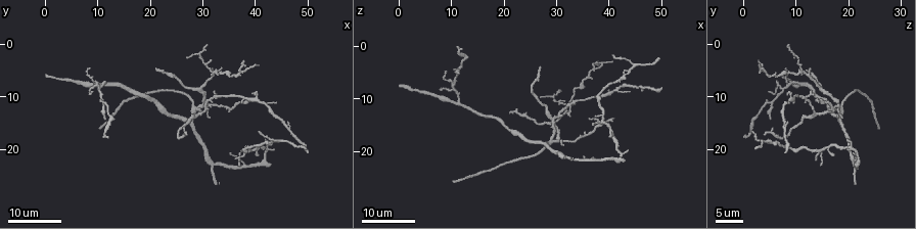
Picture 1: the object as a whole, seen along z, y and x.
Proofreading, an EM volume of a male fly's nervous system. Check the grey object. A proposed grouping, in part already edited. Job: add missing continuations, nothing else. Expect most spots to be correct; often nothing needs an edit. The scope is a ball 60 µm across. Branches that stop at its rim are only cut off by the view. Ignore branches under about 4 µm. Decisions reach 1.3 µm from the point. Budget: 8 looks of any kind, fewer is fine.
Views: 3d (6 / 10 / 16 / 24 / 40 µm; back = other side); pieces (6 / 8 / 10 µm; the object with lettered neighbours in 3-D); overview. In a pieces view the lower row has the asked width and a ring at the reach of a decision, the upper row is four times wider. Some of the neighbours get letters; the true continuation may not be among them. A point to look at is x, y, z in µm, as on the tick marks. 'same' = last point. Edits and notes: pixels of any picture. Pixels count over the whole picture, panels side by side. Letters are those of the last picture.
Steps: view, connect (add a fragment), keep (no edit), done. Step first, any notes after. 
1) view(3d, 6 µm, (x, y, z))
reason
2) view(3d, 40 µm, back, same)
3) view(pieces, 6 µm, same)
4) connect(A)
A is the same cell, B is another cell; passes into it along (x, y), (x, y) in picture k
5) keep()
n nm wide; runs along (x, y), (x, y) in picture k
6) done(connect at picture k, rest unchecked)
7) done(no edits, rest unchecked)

view(3d, 16 µm, (40.5, 10.5, 13.5))
an open end

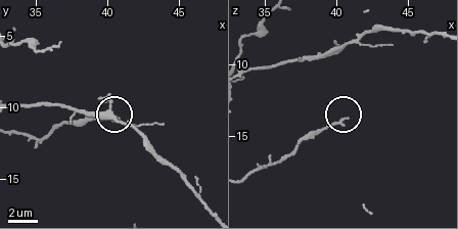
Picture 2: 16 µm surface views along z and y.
view(pieces, 10 µm, (40.6, 10.8, 13.8))
see the neighbours

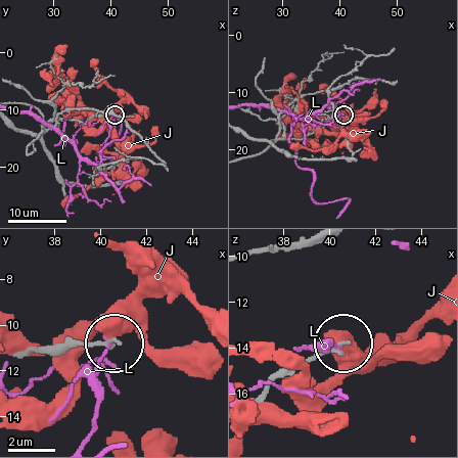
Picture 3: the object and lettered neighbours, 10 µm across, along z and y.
keep()
J and L are other cells; runs along (29, 353), (115, 345) in picture 3; none of them fits

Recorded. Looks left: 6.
view(3d, 16 µm, (39.5, 9.5, 9.0))
branch stops here

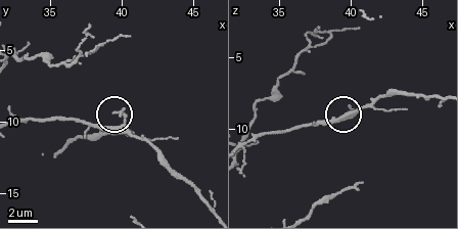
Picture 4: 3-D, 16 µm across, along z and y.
view(pieces, 8 µm, same)
see the neighbours

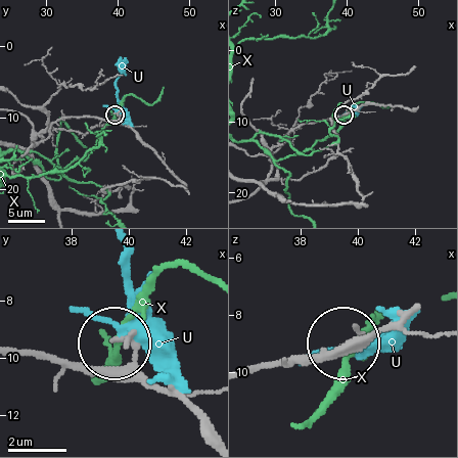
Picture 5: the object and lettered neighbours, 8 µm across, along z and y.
keep()
U and X are other cells; none of them fits

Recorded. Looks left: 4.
view(3d, 24 µm, (40.0, 21.0, 17.0))
free end

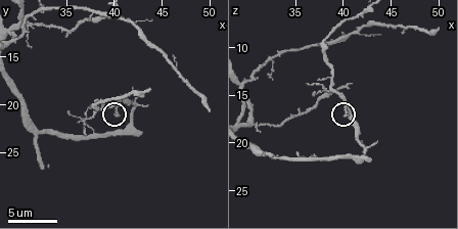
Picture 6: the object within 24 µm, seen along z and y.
view(3d, 10 µm, (40.4, 21.2, 17.2))

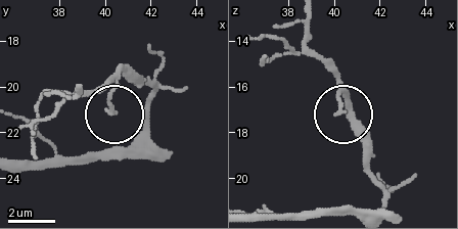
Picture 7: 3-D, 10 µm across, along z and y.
view(pieces, 6 µm, (40.2, 21.1, 17.0))

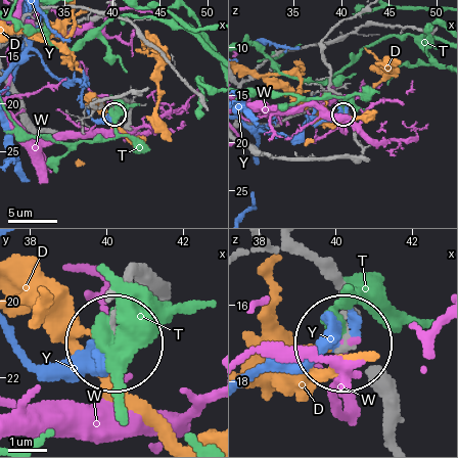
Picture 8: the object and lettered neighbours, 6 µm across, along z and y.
keep()
D, T, W and Y are other cells; none of them fits

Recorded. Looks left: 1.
done(no edits, rest unchecked)

